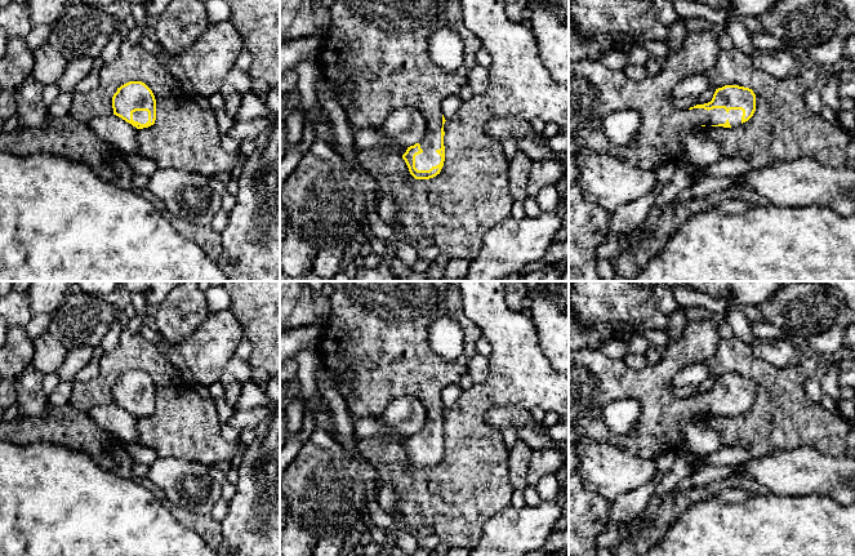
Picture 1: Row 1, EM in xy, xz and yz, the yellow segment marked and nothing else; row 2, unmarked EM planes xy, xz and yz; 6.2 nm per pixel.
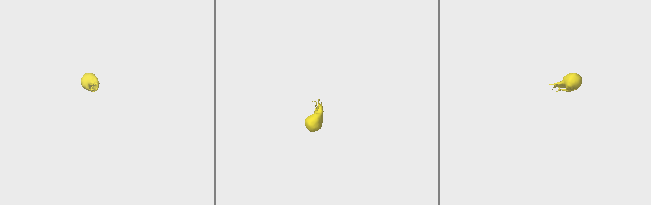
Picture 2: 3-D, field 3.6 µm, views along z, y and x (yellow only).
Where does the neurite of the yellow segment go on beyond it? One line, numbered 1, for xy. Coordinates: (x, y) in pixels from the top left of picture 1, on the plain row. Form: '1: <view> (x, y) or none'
1: xy (141, 405)

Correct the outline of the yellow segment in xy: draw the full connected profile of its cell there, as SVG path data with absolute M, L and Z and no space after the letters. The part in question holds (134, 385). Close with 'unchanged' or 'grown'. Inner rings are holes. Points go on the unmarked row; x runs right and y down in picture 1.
M129 370L112 386L113 404L137 418L148 417L156 409L156 388L152 379L142 370Z; grown

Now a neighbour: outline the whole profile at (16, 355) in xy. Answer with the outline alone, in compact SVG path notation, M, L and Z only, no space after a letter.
M8 326L6 341L0 348L0 375L18 379L34 359L34 341L25 326Z

